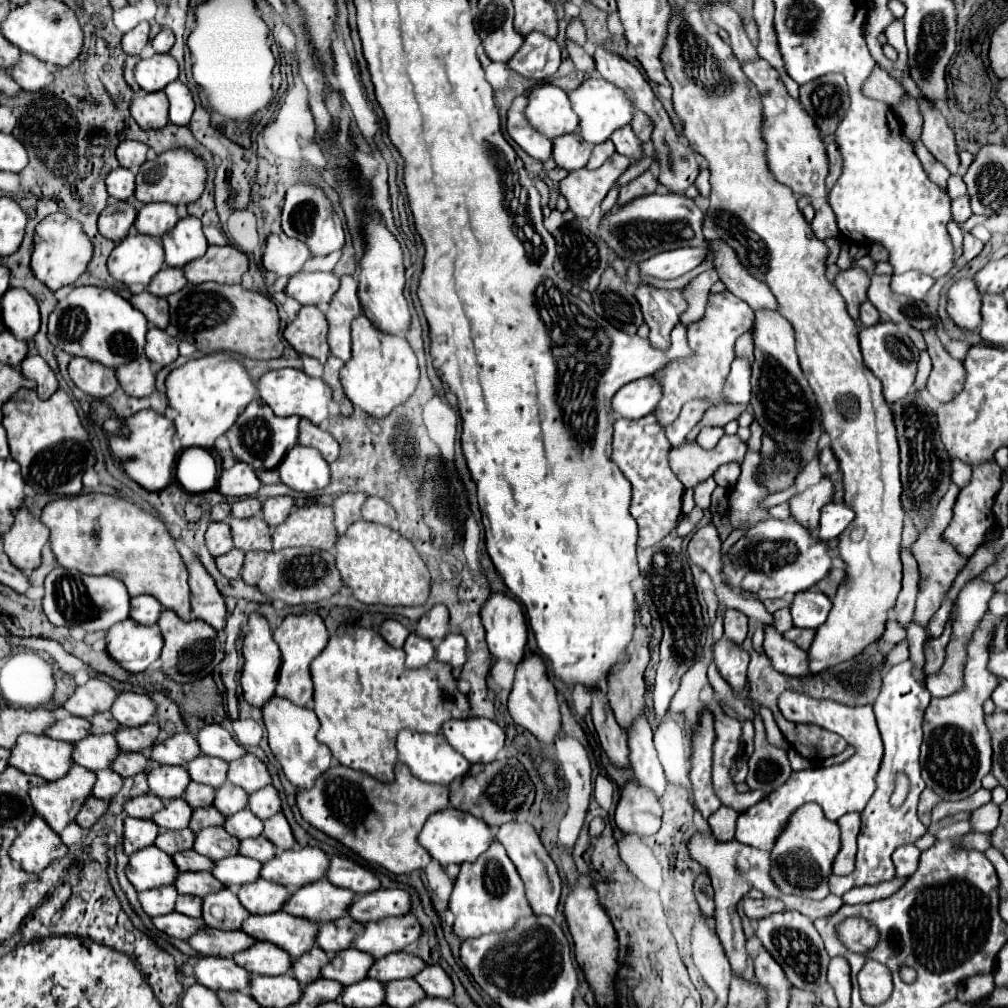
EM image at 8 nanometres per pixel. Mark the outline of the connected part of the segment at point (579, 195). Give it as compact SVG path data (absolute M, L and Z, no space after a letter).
M614 153L602 167L594 171L570 171L568 177L560 181L560 193L566 197L568 209L576 217L588 219L628 167L630 159L624 159L622 155Z

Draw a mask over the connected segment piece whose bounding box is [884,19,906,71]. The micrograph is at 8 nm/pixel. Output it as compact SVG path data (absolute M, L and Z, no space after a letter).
M894 19L886 27L884 35L888 37L888 43L898 51L896 67L902 69L902 71L906 71L906 43L904 43L904 23L902 23L902 19Z

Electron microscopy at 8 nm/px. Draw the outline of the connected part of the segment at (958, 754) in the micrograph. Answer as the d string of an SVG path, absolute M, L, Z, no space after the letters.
M984 619L976 631L972 633L972 639L966 645L966 663L964 663L964 683L962 687L952 693L950 697L932 699L926 715L924 715L924 741L922 741L922 779L926 787L934 789L942 799L946 801L962 801L970 797L974 791L978 791L980 779L990 773L990 759L992 759L992 747L990 747L990 733L984 725L984 713L982 703L992 695L1000 679L988 671L988 657L990 657L990 645L994 637L994 623L986 625Z

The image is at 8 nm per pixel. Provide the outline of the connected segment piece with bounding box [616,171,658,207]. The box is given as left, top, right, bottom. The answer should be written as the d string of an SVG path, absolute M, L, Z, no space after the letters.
M646 171L642 173L640 177L636 177L634 181L630 181L630 185L622 187L620 189L620 195L618 195L618 201L616 201L616 207L624 207L628 205L630 201L638 199L638 197L644 197L644 195L652 195L656 191L656 177L652 175L652 171Z

